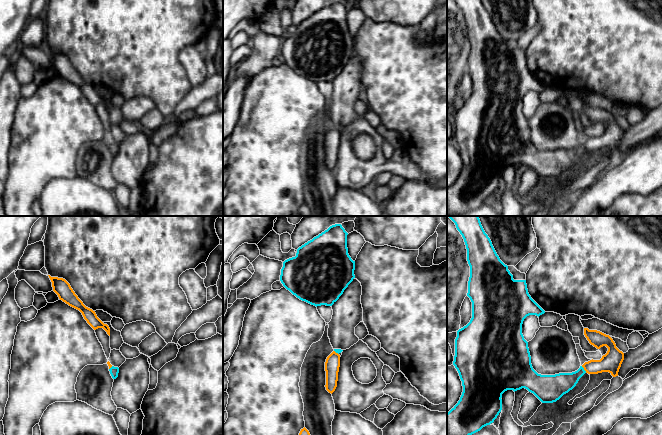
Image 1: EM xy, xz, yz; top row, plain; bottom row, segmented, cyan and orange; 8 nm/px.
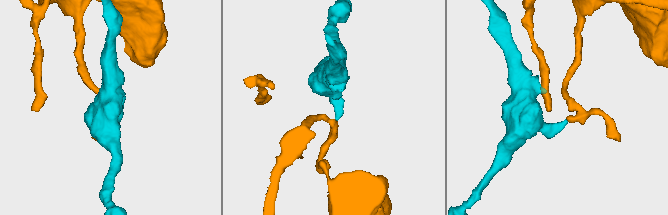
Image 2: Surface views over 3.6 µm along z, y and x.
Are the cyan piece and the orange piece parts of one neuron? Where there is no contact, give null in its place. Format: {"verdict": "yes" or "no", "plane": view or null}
{"verdict": "no", "plane": "yz"}

